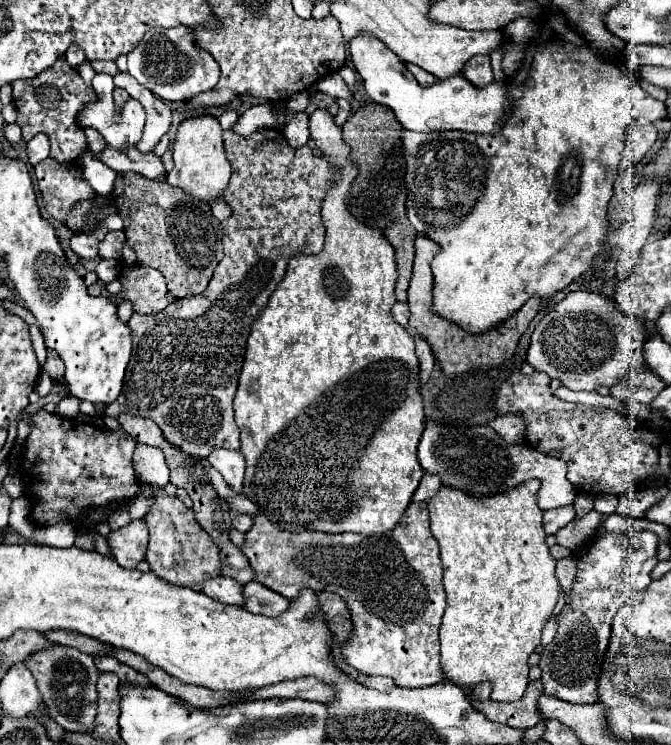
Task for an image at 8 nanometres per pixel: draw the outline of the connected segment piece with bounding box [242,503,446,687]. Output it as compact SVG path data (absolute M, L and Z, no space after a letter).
M410 503L400 523L392 531L374 537L358 533L330 535L320 531L288 533L270 523L264 515L256 515L252 531L246 533L242 553L248 557L256 573L256 581L264 583L276 593L282 593L290 601L298 599L302 589L312 589L316 593L330 591L346 601L352 631L342 645L342 655L344 661L360 673L392 677L398 687L428 687L446 679L440 667L438 641L438 629L446 609L446 593L442 587L440 549L430 531L426 503Z

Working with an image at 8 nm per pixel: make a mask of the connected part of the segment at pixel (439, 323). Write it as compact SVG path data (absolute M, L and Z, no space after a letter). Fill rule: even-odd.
M418 235L416 237L416 259L414 259L414 273L412 273L412 281L408 287L408 305L410 305L410 319L408 325L414 329L416 335L420 335L422 339L428 341L436 361L440 363L444 375L448 377L456 377L462 375L470 369L476 367L498 367L502 365L506 359L510 359L518 347L520 337L524 335L524 331L528 329L530 321L534 319L538 307L540 307L540 299L534 297L530 299L518 313L514 313L514 317L510 317L506 323L502 323L496 329L490 329L488 333L482 335L472 335L466 333L464 329L460 329L458 325L440 319L438 315L434 315L430 311L432 305L432 273L430 273L430 261L436 255L436 243L430 243L428 237Z

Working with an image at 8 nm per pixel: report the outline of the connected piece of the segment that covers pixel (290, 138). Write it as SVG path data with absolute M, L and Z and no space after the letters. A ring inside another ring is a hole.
M298 113L286 127L284 127L284 137L288 141L290 147L298 149L304 147L310 139L310 131L308 131L308 115L306 113Z

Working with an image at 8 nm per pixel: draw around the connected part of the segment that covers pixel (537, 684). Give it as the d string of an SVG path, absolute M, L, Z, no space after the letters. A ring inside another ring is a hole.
M538 679L538 681L530 681L528 691L516 703L501 703L492 700L478 703L476 701L474 707L476 707L476 711L482 713L484 717L488 717L490 721L498 721L498 723L504 723L508 727L528 729L540 721L536 701L542 693L544 693L544 687L542 687L542 681Z

